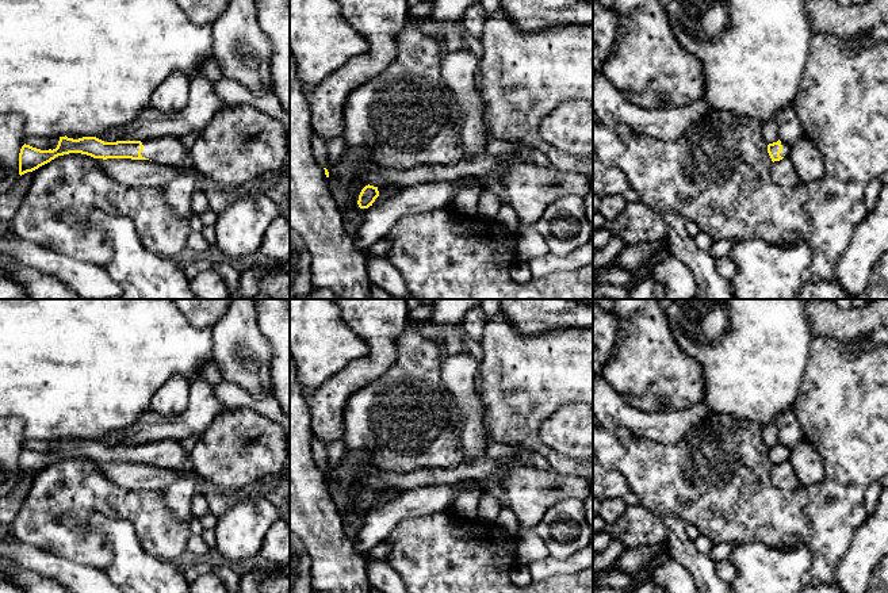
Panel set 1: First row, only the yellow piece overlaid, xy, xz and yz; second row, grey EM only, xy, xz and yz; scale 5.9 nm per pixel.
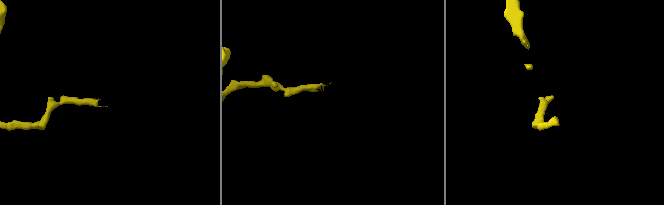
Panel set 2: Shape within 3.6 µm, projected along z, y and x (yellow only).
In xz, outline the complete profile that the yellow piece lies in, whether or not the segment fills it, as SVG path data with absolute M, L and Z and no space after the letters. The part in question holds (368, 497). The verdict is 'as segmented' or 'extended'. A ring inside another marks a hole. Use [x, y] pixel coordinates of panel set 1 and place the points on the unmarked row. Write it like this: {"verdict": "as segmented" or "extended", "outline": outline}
{"verdict": "as segmented", "outline": "M368 487L361 493L357 508L360 512L368 512L370 509L372 509L378 500L379 500L378 490Z"}

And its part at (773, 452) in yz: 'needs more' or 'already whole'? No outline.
needs more

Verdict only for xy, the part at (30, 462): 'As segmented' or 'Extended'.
Extended

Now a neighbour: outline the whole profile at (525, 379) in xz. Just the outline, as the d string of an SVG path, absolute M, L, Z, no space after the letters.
M502 313L487 321L482 340L483 357L479 364L482 398L486 405L483 426L501 444L524 445L543 455L552 470L593 482L593 456L571 458L555 452L539 439L544 420L570 402L593 406L593 328L550 329L541 334L520 333Z

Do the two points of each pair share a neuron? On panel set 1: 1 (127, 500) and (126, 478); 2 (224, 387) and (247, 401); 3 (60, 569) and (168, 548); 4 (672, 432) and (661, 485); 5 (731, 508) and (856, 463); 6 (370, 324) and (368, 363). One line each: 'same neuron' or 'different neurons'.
1: different neurons
2: same neuron
3: different neurons
4: different neurons
5: same neuron
6: same neuron

